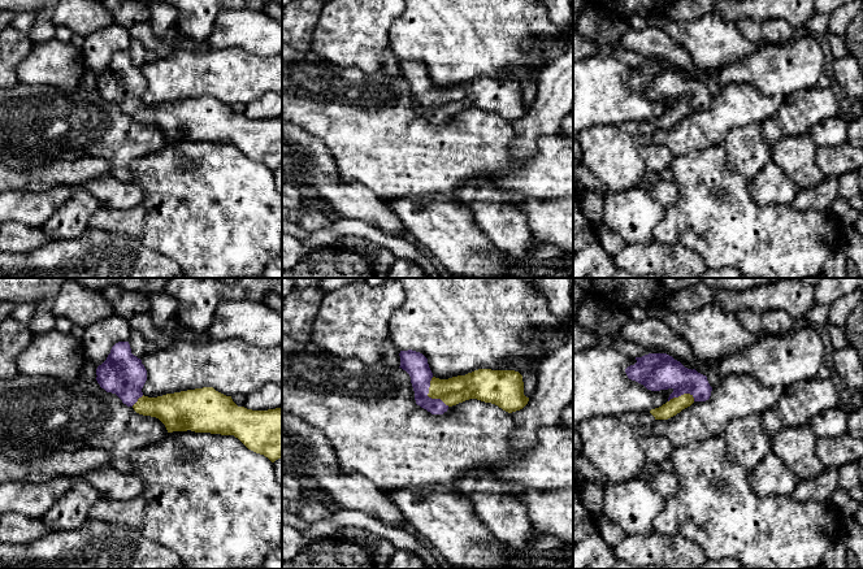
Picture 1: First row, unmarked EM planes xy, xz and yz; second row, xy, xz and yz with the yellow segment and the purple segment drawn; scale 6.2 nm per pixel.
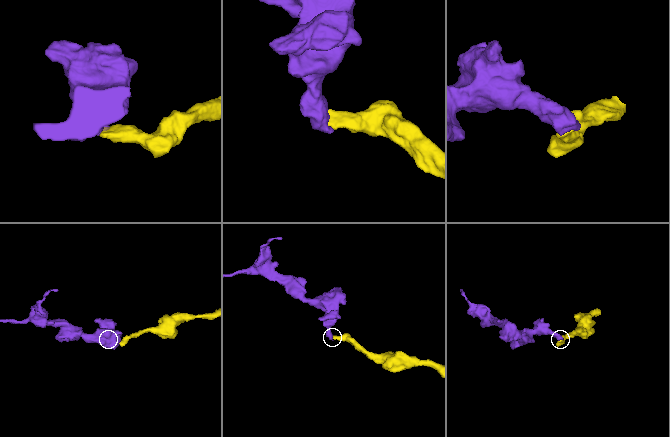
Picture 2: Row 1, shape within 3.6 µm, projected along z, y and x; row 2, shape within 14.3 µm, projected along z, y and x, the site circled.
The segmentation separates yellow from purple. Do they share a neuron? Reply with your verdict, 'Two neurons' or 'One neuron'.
One neuron

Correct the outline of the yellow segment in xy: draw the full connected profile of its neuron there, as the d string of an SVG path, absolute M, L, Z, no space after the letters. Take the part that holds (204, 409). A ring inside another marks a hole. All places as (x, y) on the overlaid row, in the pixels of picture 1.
M118 342L112 347L107 360L97 366L96 375L101 388L116 394L123 404L133 407L136 413L159 418L168 433L191 430L234 435L248 449L264 455L272 462L282 457L282 408L252 411L238 407L231 396L226 396L213 387L187 390L157 398L144 396L142 388L147 381L147 370L142 360L131 353L129 342Z

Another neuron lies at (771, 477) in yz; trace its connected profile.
M769 452L749 474L749 482L759 498L789 496L801 479L773 452Z

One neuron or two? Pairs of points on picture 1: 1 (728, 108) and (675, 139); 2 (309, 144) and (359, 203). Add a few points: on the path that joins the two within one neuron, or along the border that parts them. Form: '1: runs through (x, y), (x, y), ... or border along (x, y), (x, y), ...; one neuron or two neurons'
1: runs through (715, 121), (708, 127), (688, 135); one neuron
2: runs through (316, 161), (322, 174), (342, 194); one neuron

